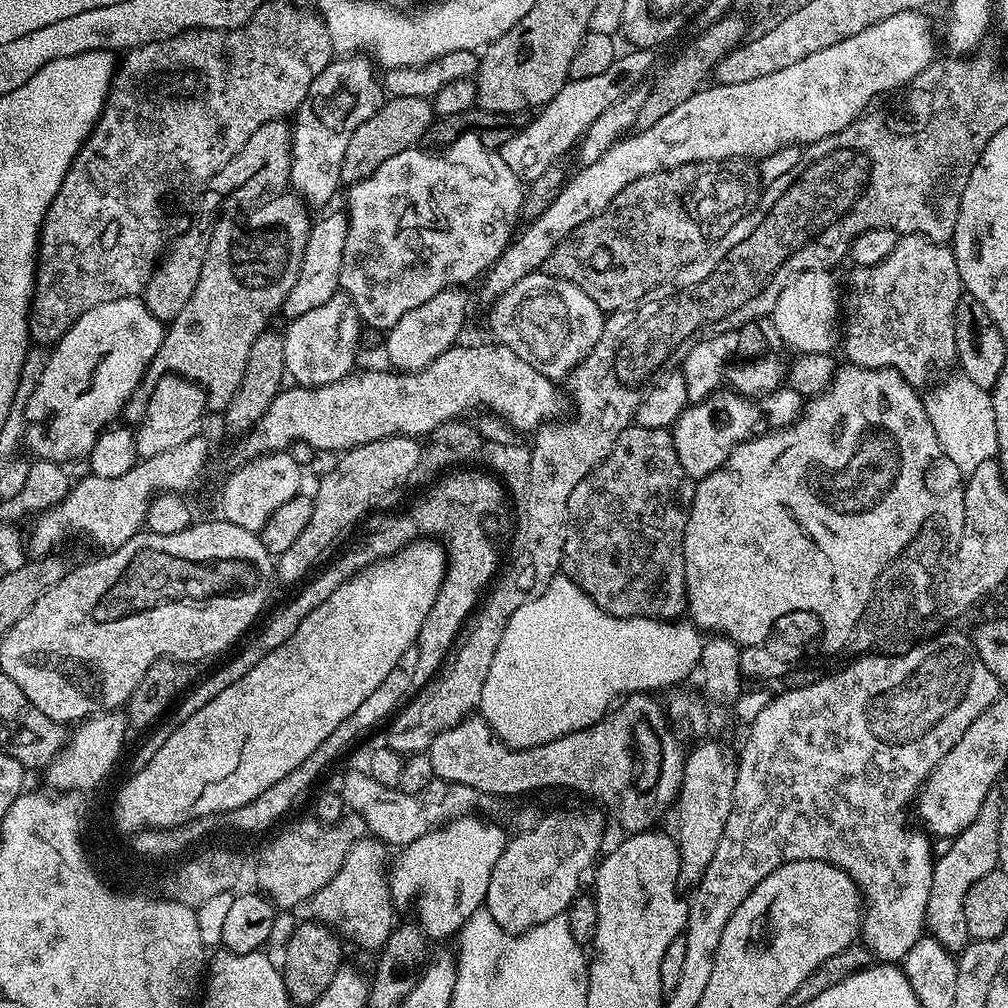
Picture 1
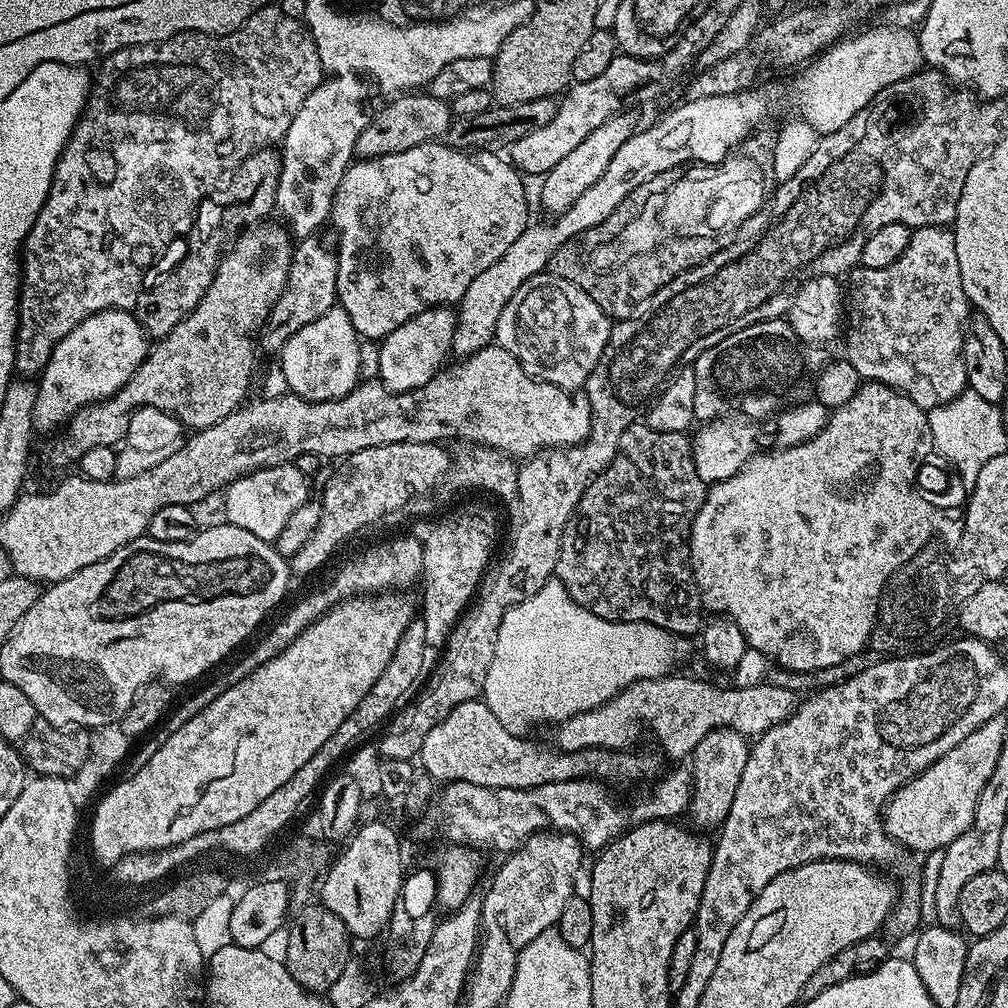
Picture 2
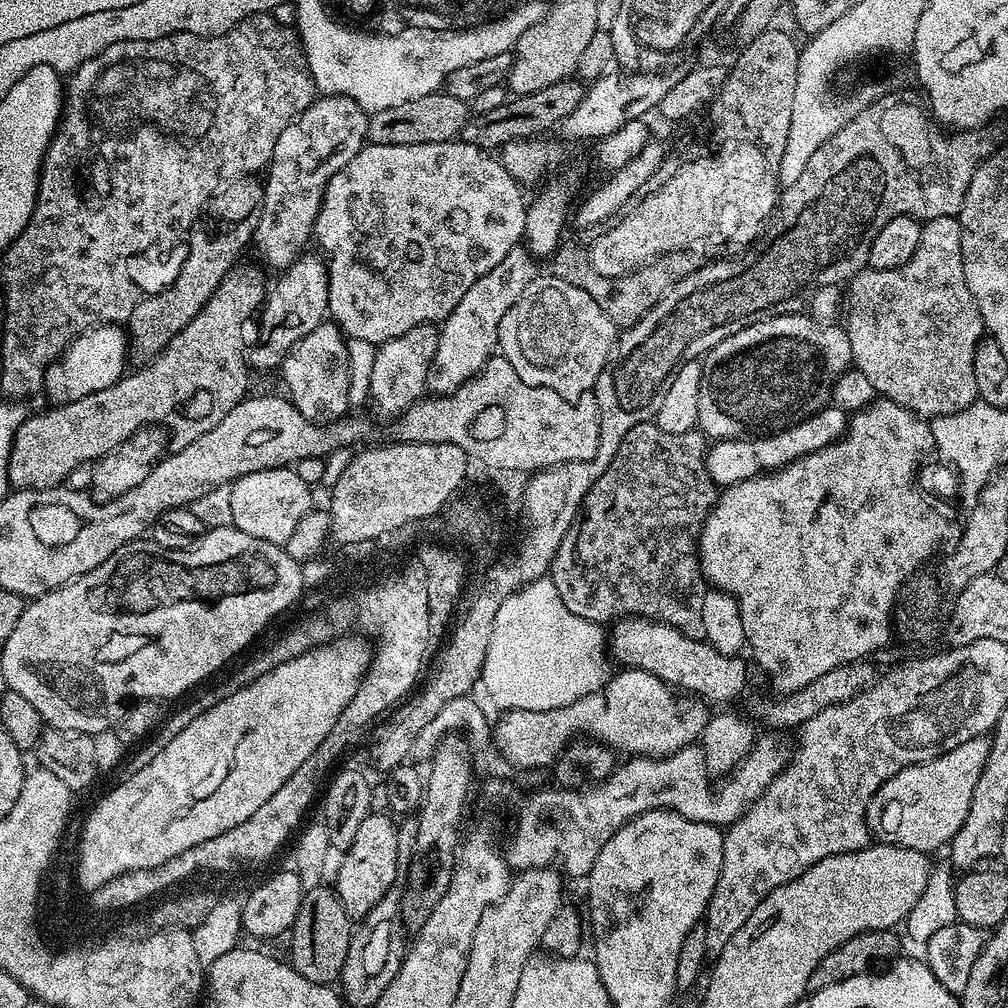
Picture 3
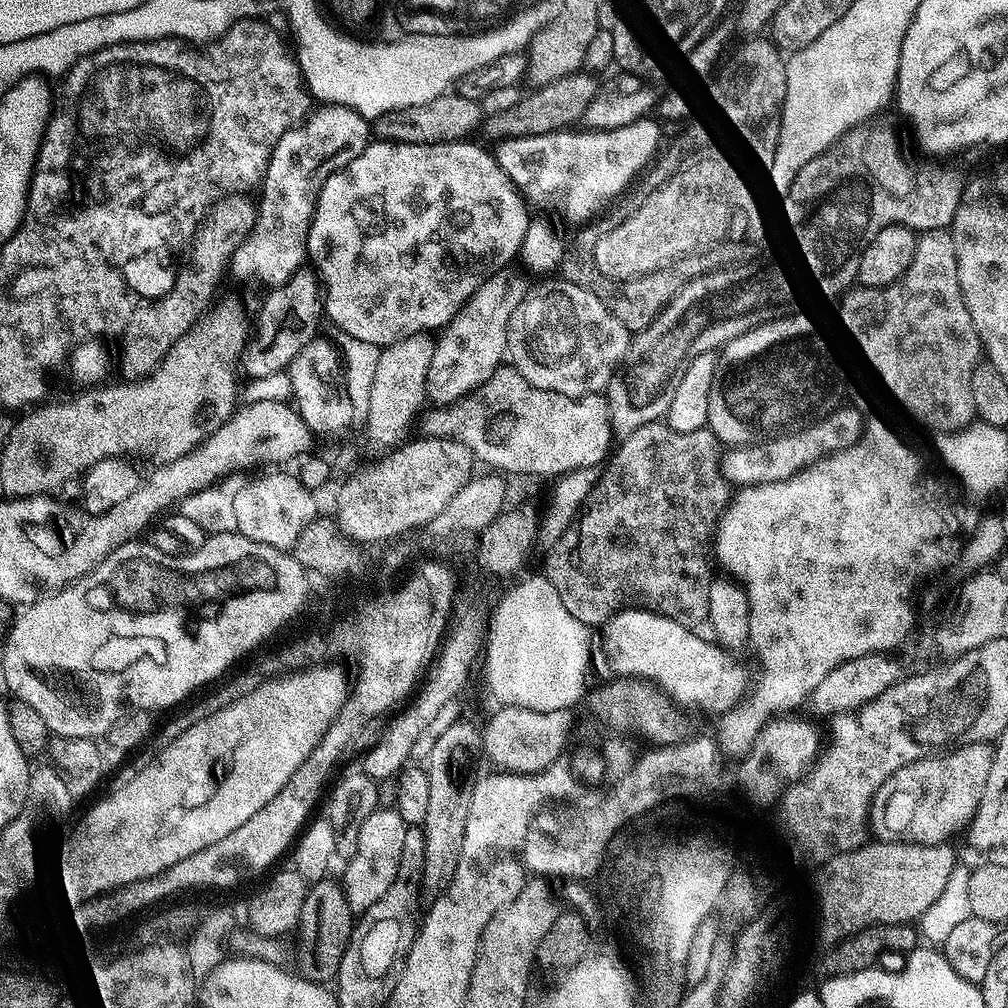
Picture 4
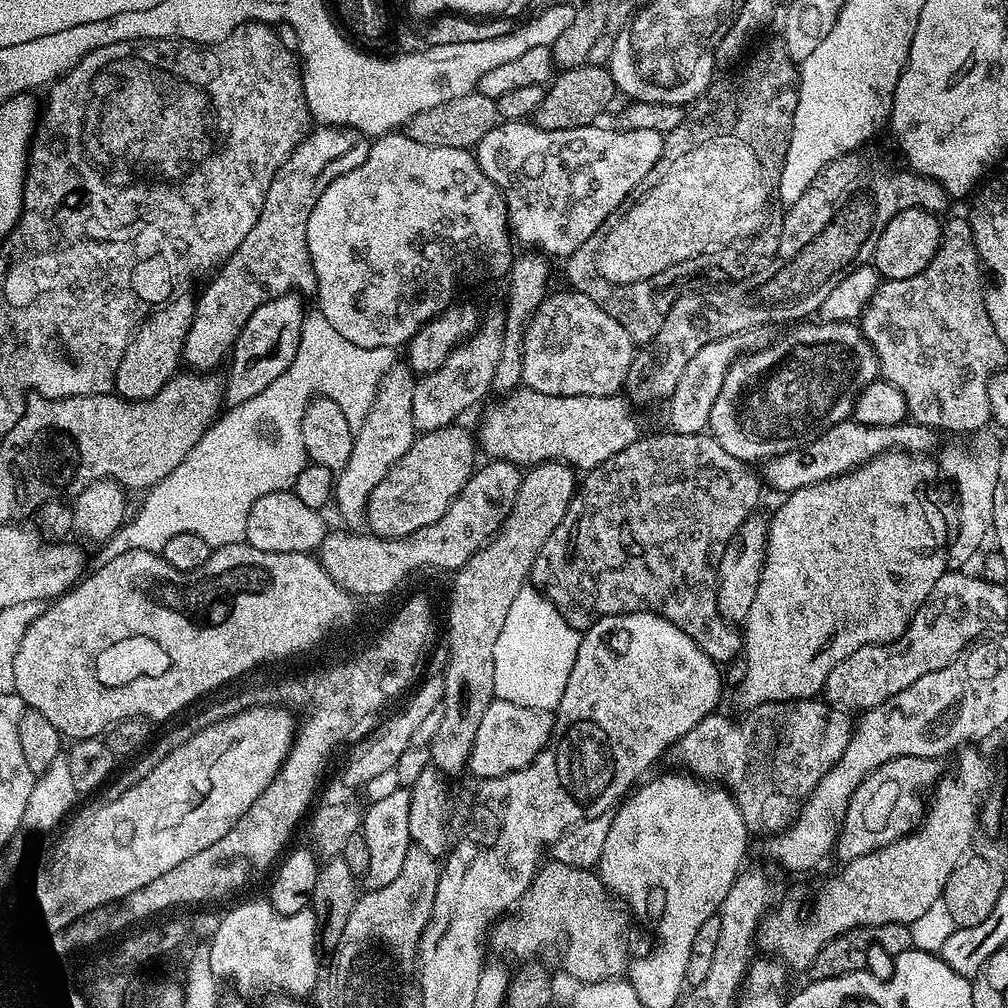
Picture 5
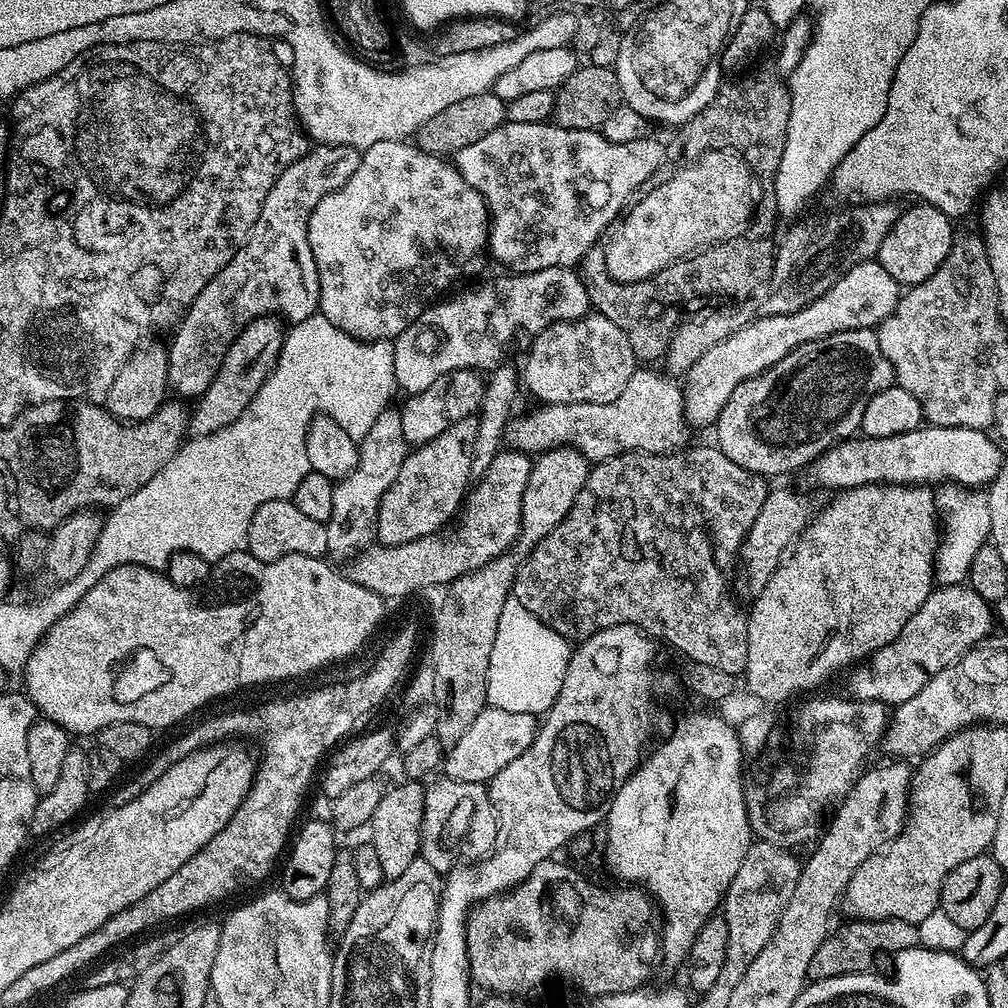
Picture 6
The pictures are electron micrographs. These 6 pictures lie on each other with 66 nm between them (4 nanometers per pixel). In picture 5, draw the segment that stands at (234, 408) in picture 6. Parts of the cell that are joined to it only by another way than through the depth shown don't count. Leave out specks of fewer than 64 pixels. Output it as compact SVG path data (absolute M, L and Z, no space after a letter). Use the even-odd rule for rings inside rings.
M296 294L279 296L254 310L250 318L246 318L246 326L238 334L232 344L230 359L227 361L228 377L222 380L224 399L235 406L254 398L274 382L294 362L294 354L298 348L302 322L306 315L306 307Z

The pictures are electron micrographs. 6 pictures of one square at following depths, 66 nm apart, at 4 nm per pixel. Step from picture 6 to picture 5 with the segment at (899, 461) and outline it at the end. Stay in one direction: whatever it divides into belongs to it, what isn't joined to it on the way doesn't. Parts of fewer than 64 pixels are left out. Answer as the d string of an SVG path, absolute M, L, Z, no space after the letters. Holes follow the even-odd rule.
M849 418L823 432L807 448L799 448L785 456L773 456L771 460L763 461L762 476L778 491L791 494L809 488L811 484L821 484L822 481L833 480L836 476L847 476L852 469L860 467L875 456L881 456L884 452L903 450L909 454L928 454L926 452L935 446L936 439L938 436L933 429L915 422L901 422L883 428L872 422L859 424L856 418Z

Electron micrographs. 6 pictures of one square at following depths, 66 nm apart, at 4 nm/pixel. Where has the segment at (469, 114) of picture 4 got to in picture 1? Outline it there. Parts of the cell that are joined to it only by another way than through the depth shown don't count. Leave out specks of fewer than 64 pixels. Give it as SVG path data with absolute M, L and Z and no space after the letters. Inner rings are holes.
M394 96L385 99L375 114L366 118L354 134L350 134L350 143L346 145L346 155L342 158L340 178L345 185L351 186L362 178L374 174L386 158L394 158L394 154L402 154L402 150L417 147L423 136L427 137L432 130L434 113L432 101L428 98L402 98Z

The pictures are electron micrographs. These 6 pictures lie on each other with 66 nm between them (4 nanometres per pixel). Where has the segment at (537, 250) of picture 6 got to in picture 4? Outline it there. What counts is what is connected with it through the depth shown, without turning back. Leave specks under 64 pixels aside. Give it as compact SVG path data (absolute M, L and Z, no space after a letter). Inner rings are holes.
M651 119L635 120L621 128L509 136L495 145L494 157L529 209L537 208L540 214L557 212L566 223L584 226L595 221L661 151L661 125Z

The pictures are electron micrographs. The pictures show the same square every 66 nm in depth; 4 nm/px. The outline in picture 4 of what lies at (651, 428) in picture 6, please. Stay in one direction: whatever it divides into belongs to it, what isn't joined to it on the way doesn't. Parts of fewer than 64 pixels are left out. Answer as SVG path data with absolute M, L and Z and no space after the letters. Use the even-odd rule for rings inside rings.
M511 366L497 368L486 383L457 404L437 407L426 416L424 436L459 440L479 463L516 476L559 478L579 468L596 468L605 463L614 444L612 415L603 395L567 396L542 390L530 386Z

